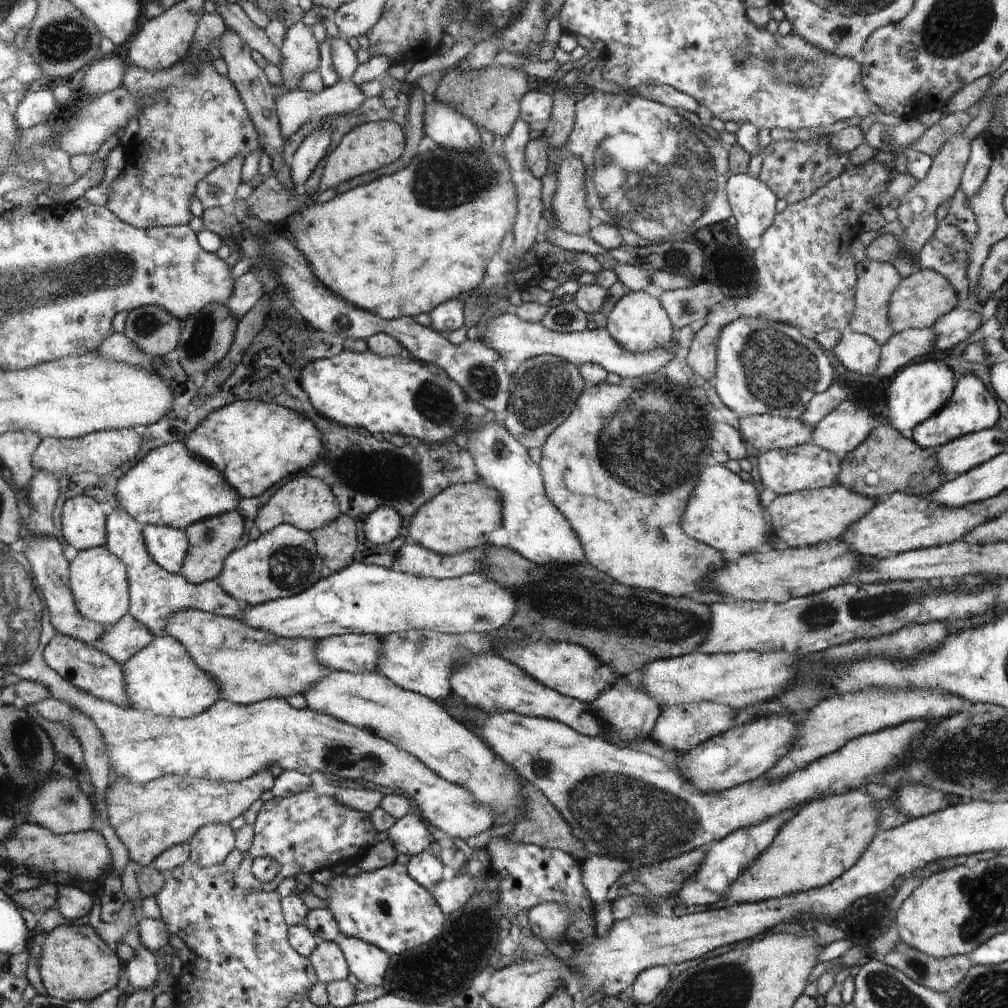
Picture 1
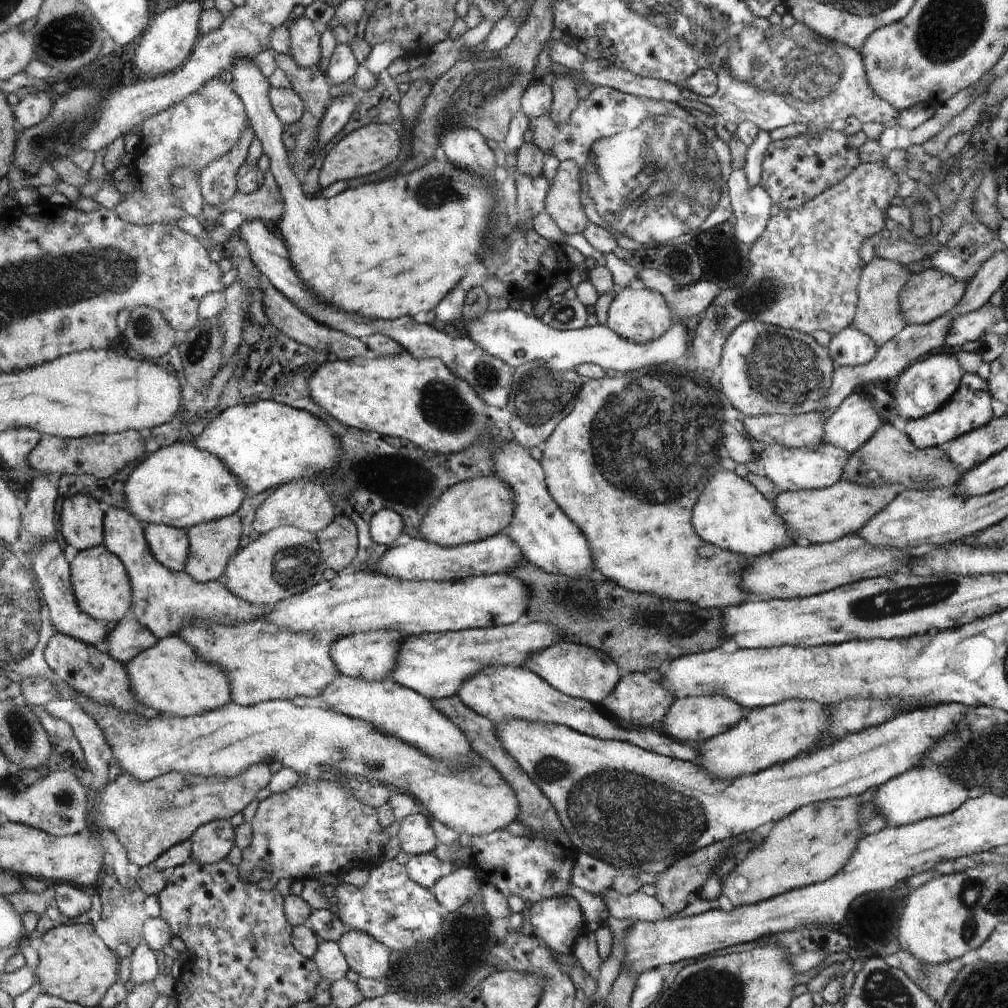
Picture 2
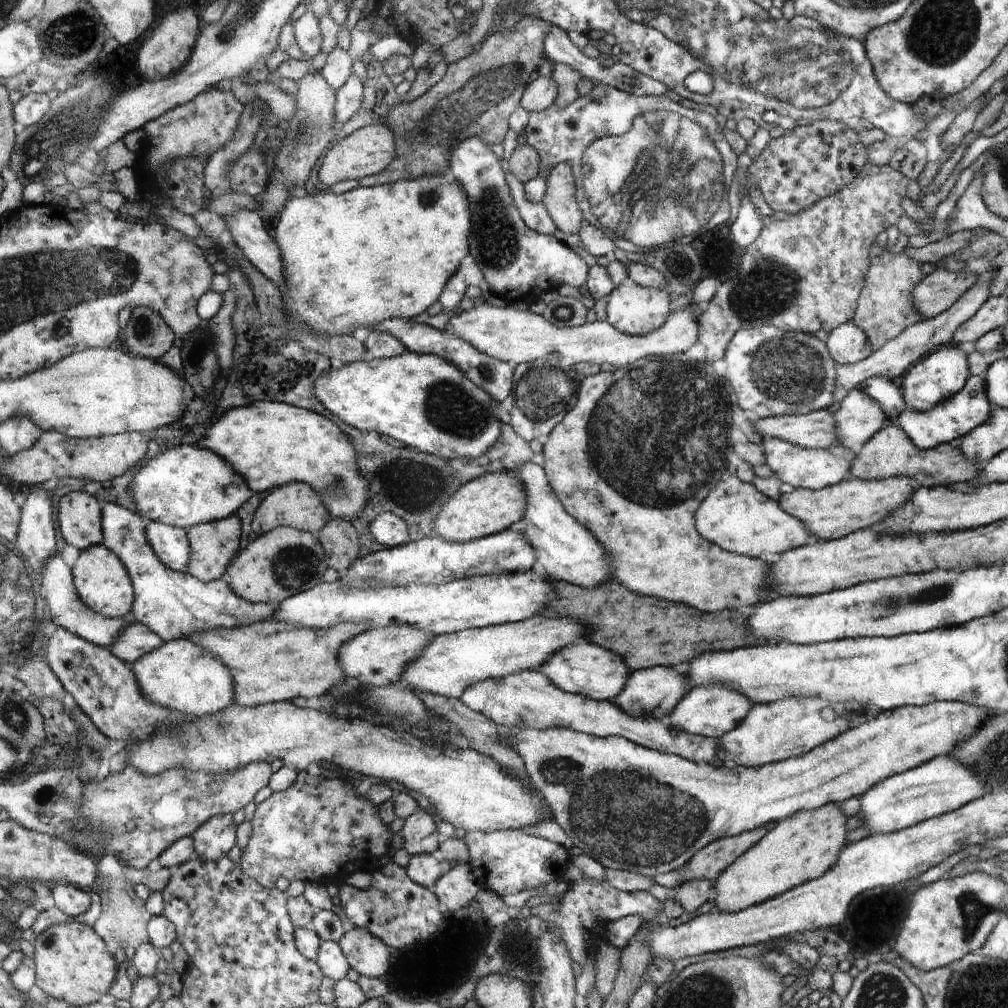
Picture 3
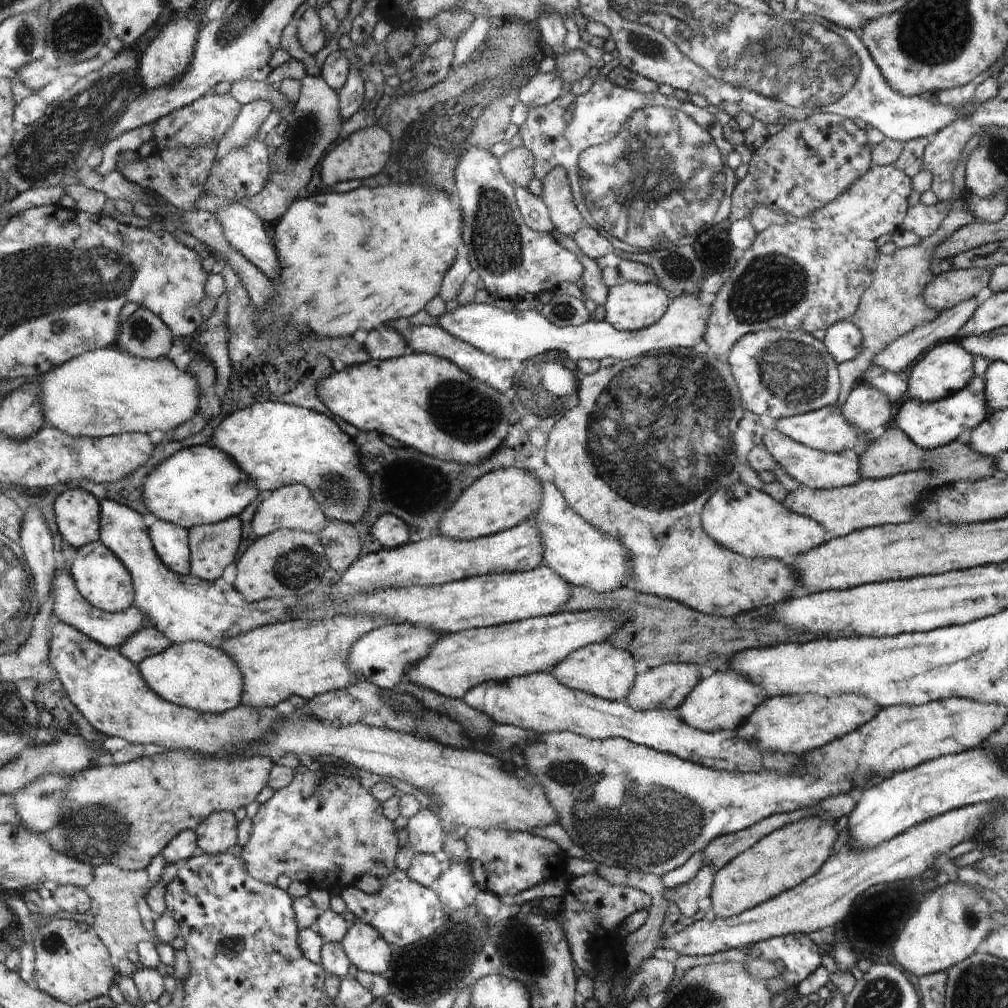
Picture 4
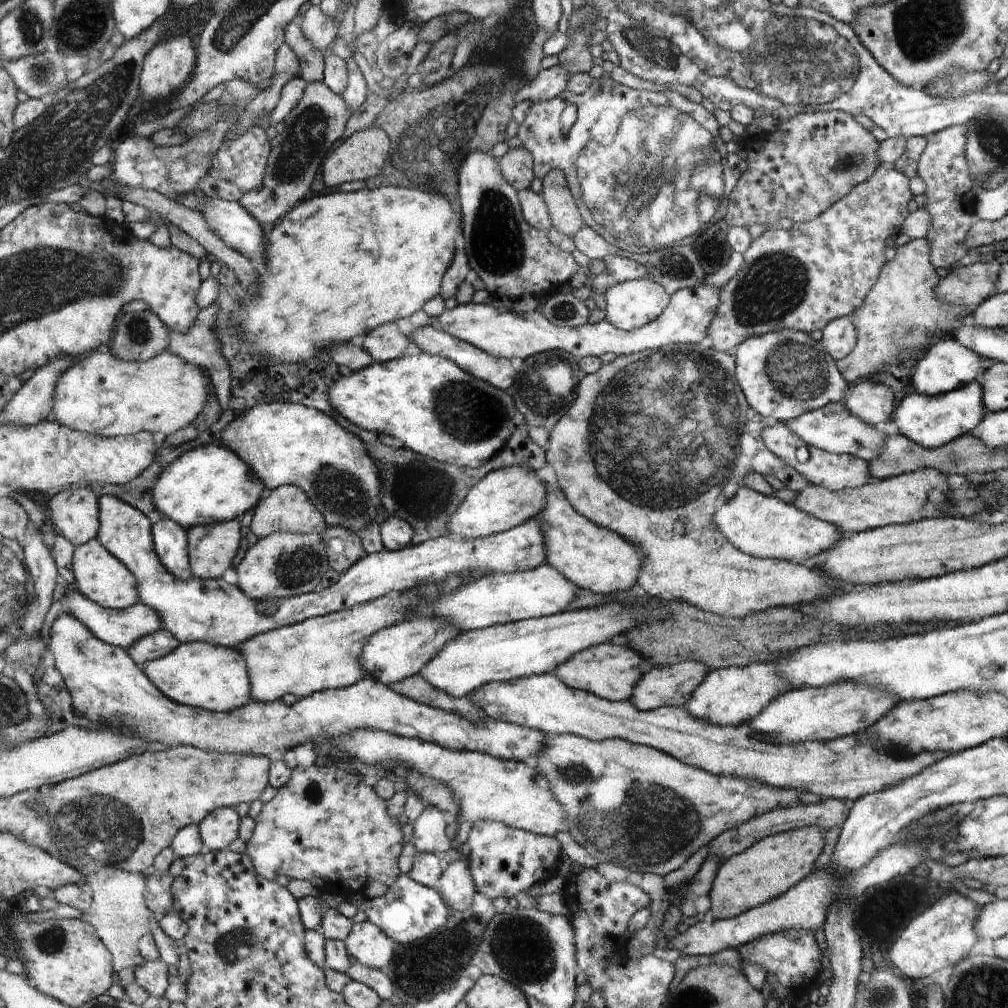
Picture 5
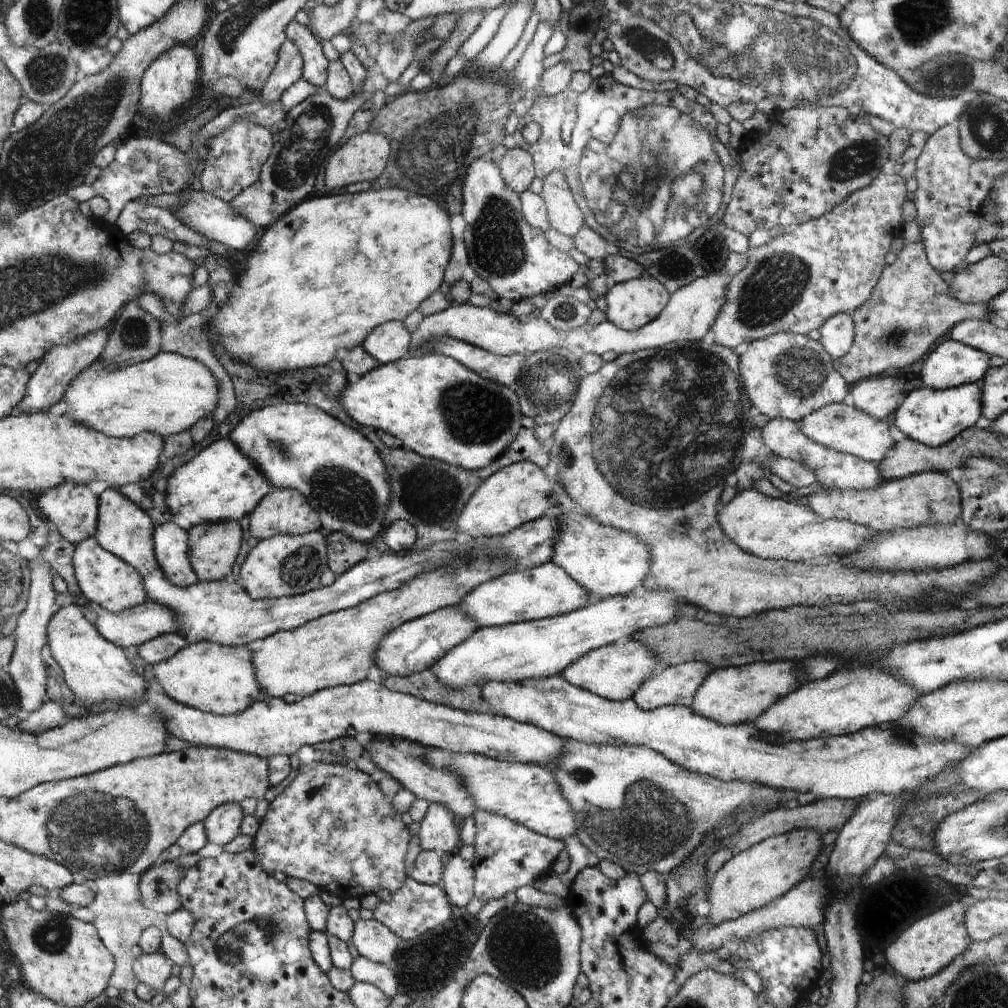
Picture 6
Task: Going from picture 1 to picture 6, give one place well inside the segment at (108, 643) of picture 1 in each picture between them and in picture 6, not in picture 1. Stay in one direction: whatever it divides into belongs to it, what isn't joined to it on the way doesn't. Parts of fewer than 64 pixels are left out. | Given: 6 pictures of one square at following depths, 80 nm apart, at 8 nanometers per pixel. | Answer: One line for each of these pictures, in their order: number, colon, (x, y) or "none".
2: (130, 638)
3: (137, 640)
4: (150, 641)
5: (158, 644)
6: (164, 647)

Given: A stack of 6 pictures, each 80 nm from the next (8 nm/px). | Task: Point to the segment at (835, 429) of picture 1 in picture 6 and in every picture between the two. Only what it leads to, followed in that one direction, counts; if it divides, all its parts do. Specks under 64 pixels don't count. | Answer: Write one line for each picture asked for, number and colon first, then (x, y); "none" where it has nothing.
2: (854, 422)
3: (858, 417)
4: (867, 408)
5: (873, 402)
6: (879, 396)

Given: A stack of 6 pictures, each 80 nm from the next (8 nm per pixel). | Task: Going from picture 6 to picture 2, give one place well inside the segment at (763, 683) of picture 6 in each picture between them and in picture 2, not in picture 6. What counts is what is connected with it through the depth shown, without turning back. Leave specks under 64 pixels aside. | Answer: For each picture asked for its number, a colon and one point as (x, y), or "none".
2: (695, 718)
3: (712, 710)
4: (726, 699)
5: (731, 696)

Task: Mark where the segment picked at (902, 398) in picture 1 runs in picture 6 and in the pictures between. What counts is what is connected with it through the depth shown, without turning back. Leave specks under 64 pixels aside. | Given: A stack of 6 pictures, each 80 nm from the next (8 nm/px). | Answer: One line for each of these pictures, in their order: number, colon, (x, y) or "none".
2: (922, 388)
3: (942, 374)
4: (947, 367)
5: (948, 365)
6: (950, 364)

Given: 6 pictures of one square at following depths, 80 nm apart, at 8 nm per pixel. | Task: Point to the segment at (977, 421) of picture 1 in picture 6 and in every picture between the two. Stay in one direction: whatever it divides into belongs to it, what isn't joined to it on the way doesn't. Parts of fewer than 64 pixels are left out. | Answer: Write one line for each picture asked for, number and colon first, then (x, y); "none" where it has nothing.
2: (969, 408)
3: (946, 423)
4: (931, 425)
5: (932, 421)
6: (934, 417)

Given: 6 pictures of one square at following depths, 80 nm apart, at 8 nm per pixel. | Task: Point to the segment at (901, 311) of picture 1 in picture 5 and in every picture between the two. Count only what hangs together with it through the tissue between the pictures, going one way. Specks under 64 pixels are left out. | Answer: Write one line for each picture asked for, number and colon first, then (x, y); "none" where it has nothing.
2: (928, 295)
3: (936, 292)
4: (951, 287)
5: (968, 286)

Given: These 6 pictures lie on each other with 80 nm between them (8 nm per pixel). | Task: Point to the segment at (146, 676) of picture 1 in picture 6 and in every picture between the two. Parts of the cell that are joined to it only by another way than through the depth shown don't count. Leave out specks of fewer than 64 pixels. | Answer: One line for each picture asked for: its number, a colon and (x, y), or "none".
2: (170, 678)
3: (180, 674)
4: (196, 675)
5: (202, 675)
6: (218, 679)

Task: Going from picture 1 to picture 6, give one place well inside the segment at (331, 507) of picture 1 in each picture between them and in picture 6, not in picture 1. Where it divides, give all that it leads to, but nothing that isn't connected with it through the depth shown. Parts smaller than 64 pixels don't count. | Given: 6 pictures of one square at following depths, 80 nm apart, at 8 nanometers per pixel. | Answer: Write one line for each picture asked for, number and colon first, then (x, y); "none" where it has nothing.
2: (302, 504)
3: (297, 505)
4: (294, 507)
5: (288, 508)
6: (284, 511)

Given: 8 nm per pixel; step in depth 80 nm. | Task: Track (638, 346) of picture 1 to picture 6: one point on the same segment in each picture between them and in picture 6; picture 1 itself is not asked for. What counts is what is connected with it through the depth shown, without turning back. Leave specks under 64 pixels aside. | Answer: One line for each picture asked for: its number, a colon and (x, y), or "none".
2: (639, 314)
3: (633, 309)
4: (630, 306)
5: (631, 304)
6: (632, 304)

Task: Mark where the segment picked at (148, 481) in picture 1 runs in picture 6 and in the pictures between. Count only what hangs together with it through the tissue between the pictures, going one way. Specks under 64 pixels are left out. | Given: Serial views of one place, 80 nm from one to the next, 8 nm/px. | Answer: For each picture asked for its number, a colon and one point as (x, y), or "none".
2: (180, 485)
3: (187, 485)
4: (199, 485)
5: (211, 484)
6: (221, 483)

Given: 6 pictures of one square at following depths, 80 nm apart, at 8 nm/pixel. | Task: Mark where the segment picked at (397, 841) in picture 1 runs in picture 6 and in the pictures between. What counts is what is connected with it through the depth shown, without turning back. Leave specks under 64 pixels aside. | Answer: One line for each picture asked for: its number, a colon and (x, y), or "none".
2: (417, 836)
3: (420, 834)
4: (425, 833)
5: (430, 834)
6: (438, 831)

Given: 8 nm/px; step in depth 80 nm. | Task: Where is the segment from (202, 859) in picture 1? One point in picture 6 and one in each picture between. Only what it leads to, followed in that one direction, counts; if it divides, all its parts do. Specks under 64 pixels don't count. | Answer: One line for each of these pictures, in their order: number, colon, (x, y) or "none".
2: (212, 842)
3: (214, 839)
4: (216, 834)
5: (221, 827)
6: (223, 824)

